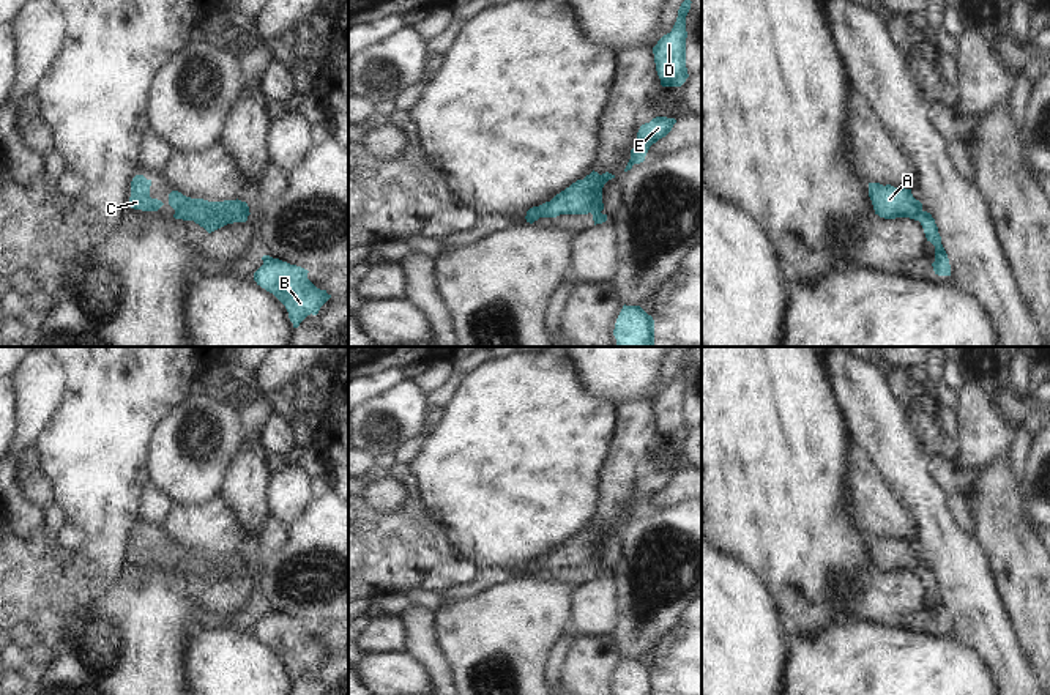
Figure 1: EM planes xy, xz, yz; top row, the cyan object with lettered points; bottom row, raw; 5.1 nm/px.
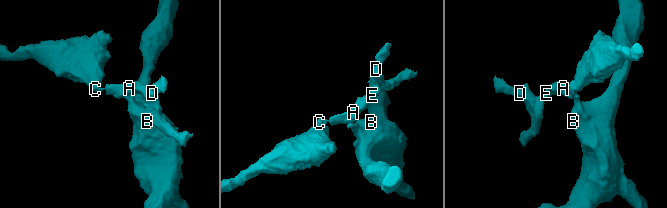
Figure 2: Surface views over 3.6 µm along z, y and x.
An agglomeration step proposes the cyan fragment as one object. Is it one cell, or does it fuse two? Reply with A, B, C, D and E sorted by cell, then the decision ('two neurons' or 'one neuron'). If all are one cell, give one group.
groups A C D E / B; two neurons

